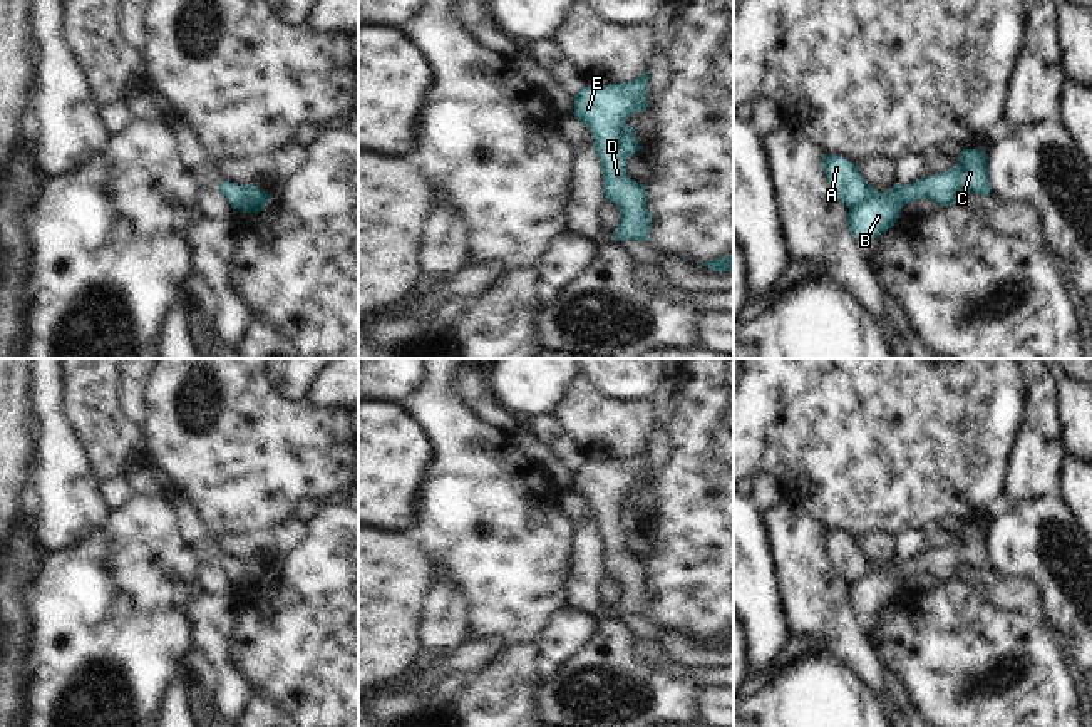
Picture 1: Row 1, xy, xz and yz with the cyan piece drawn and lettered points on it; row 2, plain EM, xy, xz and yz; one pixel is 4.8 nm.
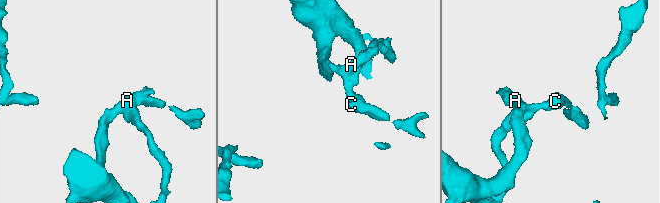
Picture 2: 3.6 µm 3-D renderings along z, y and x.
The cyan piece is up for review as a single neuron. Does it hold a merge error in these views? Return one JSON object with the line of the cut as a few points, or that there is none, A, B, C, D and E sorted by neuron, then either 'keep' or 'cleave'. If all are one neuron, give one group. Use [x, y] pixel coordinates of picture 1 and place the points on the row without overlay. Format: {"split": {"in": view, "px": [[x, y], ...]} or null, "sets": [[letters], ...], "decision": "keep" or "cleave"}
{"split": {"in": "yz", "px": [[880, 567], [849, 583]]}, "sets": [["A", "C", "D", "E"], ["B"]], "decision": "cleave"}

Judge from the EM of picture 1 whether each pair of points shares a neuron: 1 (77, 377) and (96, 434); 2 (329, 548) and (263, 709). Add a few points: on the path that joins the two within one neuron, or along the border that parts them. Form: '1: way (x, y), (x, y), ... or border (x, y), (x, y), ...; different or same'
1: way (89, 391), (89, 406), (96, 421); same
2: border (252, 689), (268, 696), (283, 709); different

